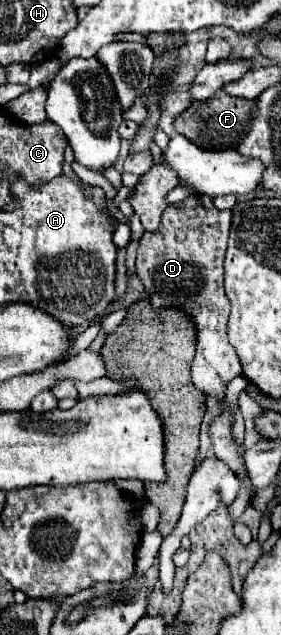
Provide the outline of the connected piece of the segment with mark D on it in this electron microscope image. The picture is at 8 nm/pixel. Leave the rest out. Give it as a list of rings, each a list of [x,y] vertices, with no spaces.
[[[189,196],[165,210],[161,228],[143,232],[137,248],[137,274],[155,306],[177,306],[197,324],[193,384],[207,396],[225,398],[227,382],[239,376],[241,360],[227,338],[229,300],[223,292],[223,260],[231,230],[231,210],[217,210],[209,196]]]

